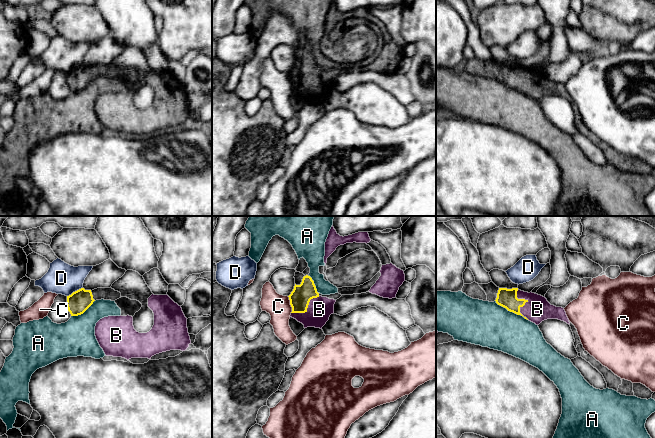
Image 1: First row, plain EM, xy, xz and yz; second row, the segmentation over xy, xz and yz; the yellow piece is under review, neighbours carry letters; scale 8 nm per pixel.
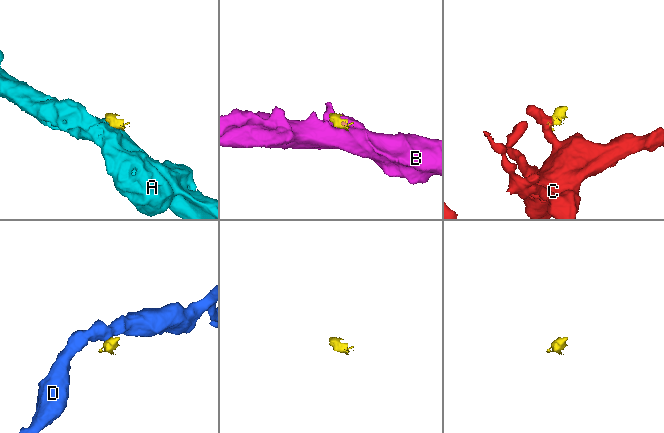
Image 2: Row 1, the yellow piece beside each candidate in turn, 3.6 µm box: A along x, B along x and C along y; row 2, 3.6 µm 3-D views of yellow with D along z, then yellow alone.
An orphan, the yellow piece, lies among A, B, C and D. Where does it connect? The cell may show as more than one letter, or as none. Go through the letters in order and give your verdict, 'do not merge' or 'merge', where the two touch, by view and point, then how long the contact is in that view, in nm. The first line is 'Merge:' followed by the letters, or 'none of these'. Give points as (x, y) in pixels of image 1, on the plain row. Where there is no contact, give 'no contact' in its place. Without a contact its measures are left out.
Merge: B
A: do not merge; meets yellow in yz at (511, 87); contact 300 nm long
B: merge; meets yellow in yz at (526, 77); contact 260 nm long
C: do not merge; meets yellow in xz at (290, 80); contact 140 nm long
D: do not merge; meets yellow in xy at (75, 67); contact 150 nm long

